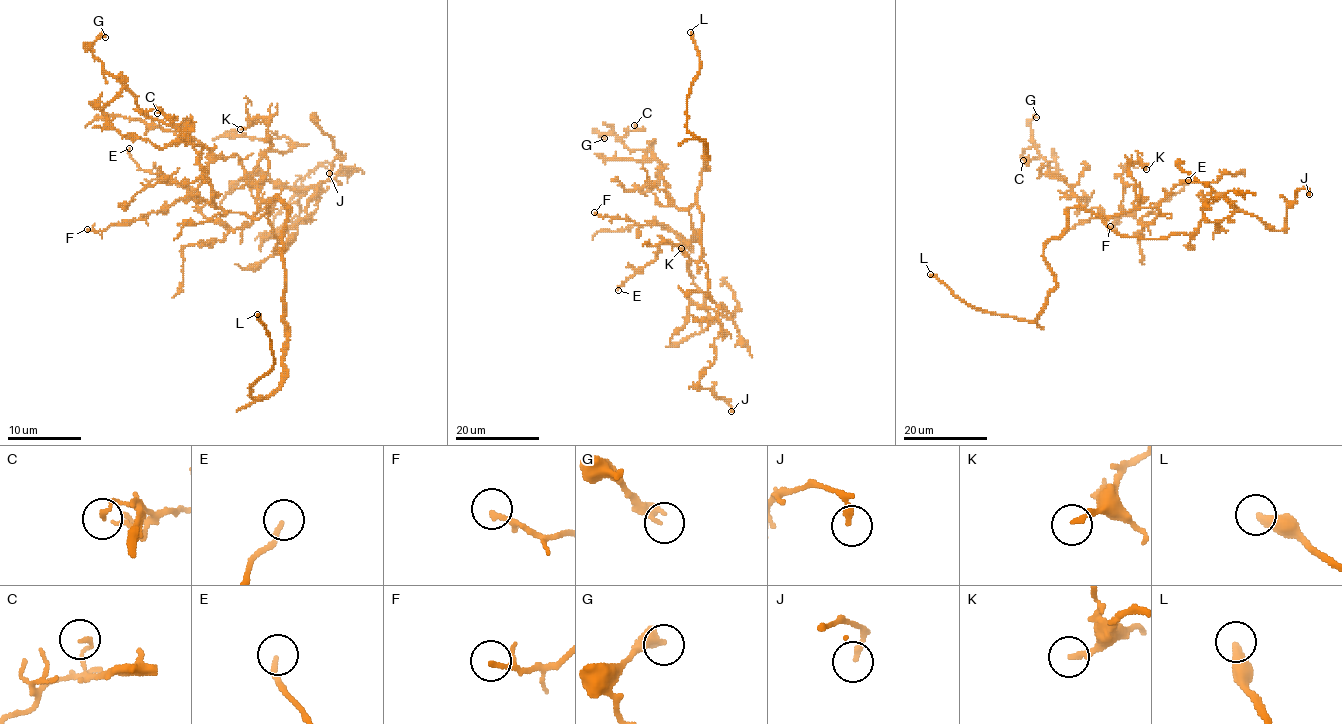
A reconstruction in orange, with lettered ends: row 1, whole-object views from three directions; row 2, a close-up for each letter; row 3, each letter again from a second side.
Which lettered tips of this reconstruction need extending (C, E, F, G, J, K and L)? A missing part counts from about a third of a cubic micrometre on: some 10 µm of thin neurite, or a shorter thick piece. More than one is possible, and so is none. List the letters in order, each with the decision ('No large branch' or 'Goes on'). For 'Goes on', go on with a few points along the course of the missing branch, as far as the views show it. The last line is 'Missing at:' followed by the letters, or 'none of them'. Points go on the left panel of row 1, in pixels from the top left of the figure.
C: No large branch
E: No large branch
F: Goes on
G: No large branch
J: No large branch
K: Goes on. Course of what is missing: (240, 129), (190, 144)
L: Goes on
Missing at: F, K, L

